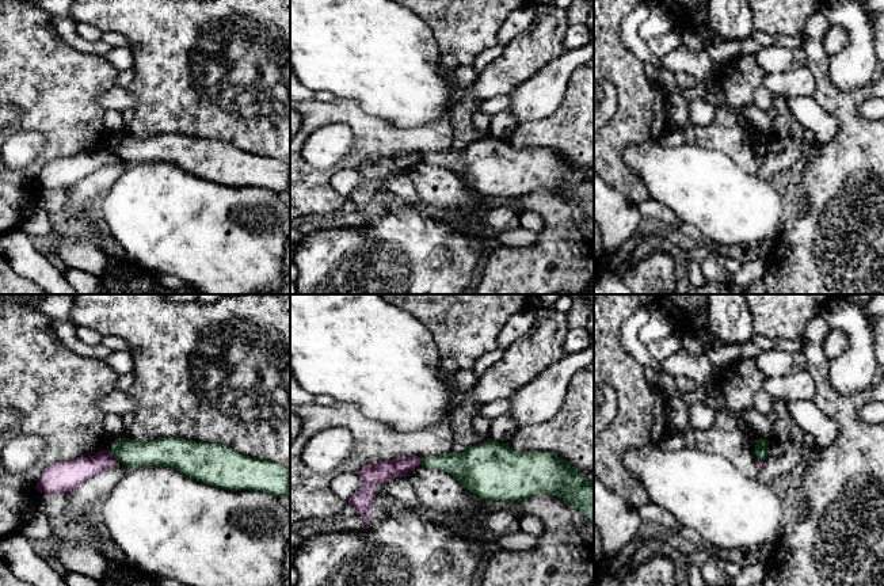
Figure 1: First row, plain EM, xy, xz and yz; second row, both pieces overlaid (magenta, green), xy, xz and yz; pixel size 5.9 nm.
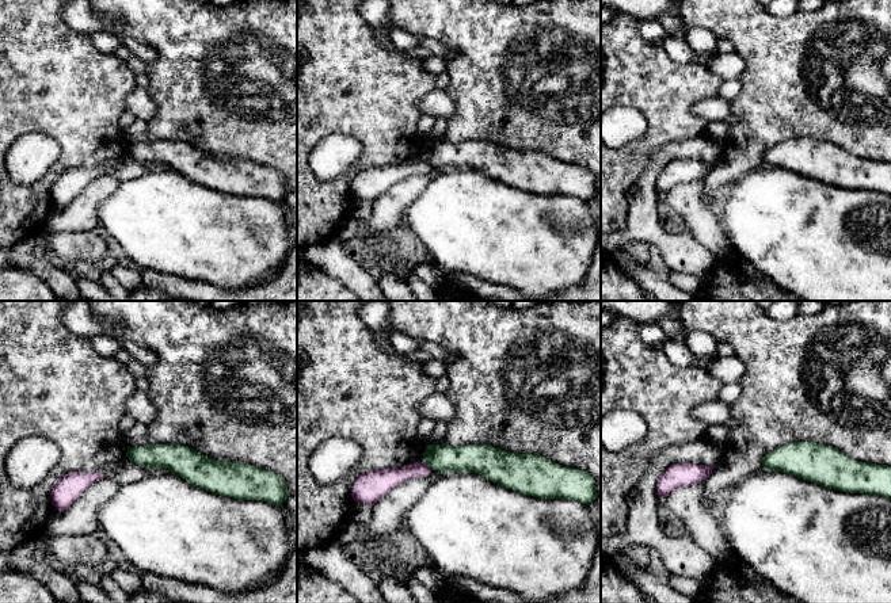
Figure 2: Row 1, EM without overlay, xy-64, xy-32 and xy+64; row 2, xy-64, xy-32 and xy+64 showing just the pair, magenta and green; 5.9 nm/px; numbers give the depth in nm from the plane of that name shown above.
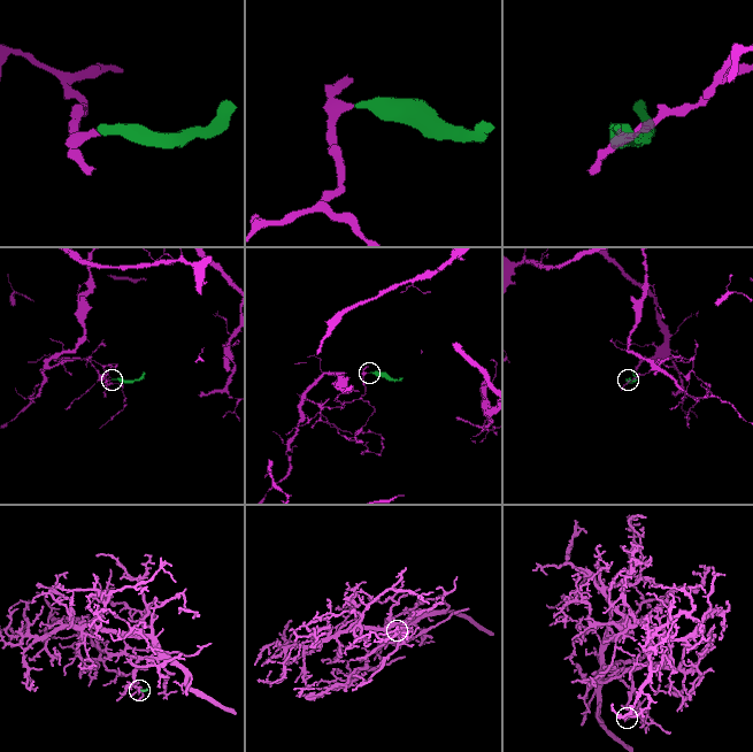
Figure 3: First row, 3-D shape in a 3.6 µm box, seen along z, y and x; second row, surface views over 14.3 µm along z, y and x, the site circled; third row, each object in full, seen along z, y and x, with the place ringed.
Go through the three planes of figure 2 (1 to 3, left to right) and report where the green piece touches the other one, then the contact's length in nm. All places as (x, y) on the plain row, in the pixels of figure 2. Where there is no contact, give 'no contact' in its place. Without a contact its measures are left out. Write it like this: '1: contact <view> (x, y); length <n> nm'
1: no contact
2: contact xy-32 (427, 163); length 80 nm
3: no contact

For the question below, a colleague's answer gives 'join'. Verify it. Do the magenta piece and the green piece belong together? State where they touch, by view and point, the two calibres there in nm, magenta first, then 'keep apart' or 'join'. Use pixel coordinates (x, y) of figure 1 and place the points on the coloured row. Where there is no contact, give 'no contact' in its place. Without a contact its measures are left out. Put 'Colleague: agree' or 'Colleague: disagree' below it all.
contact xy (111, 455); calibres 160 and 160 nm; keep apart
Colleague: disagree

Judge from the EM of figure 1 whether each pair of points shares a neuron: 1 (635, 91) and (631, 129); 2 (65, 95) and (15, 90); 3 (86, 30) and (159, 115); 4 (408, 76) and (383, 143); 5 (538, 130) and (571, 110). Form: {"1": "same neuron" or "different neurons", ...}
{"1": "same neuron", "2": "same neuron", "3": "different neurons", "4": "different neurons", "5": "same neuron"}

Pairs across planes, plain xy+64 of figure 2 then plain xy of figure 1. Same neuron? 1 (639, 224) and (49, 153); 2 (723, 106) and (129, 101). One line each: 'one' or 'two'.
1: two
2: one

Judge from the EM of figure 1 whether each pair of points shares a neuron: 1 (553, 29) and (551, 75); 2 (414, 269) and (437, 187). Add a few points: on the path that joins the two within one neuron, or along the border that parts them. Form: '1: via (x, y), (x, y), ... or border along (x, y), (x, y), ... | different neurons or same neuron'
1: border along (567, 52), (548, 61), (526, 79) | different neurons
2: border along (425, 206), (430, 209) | different neurons

